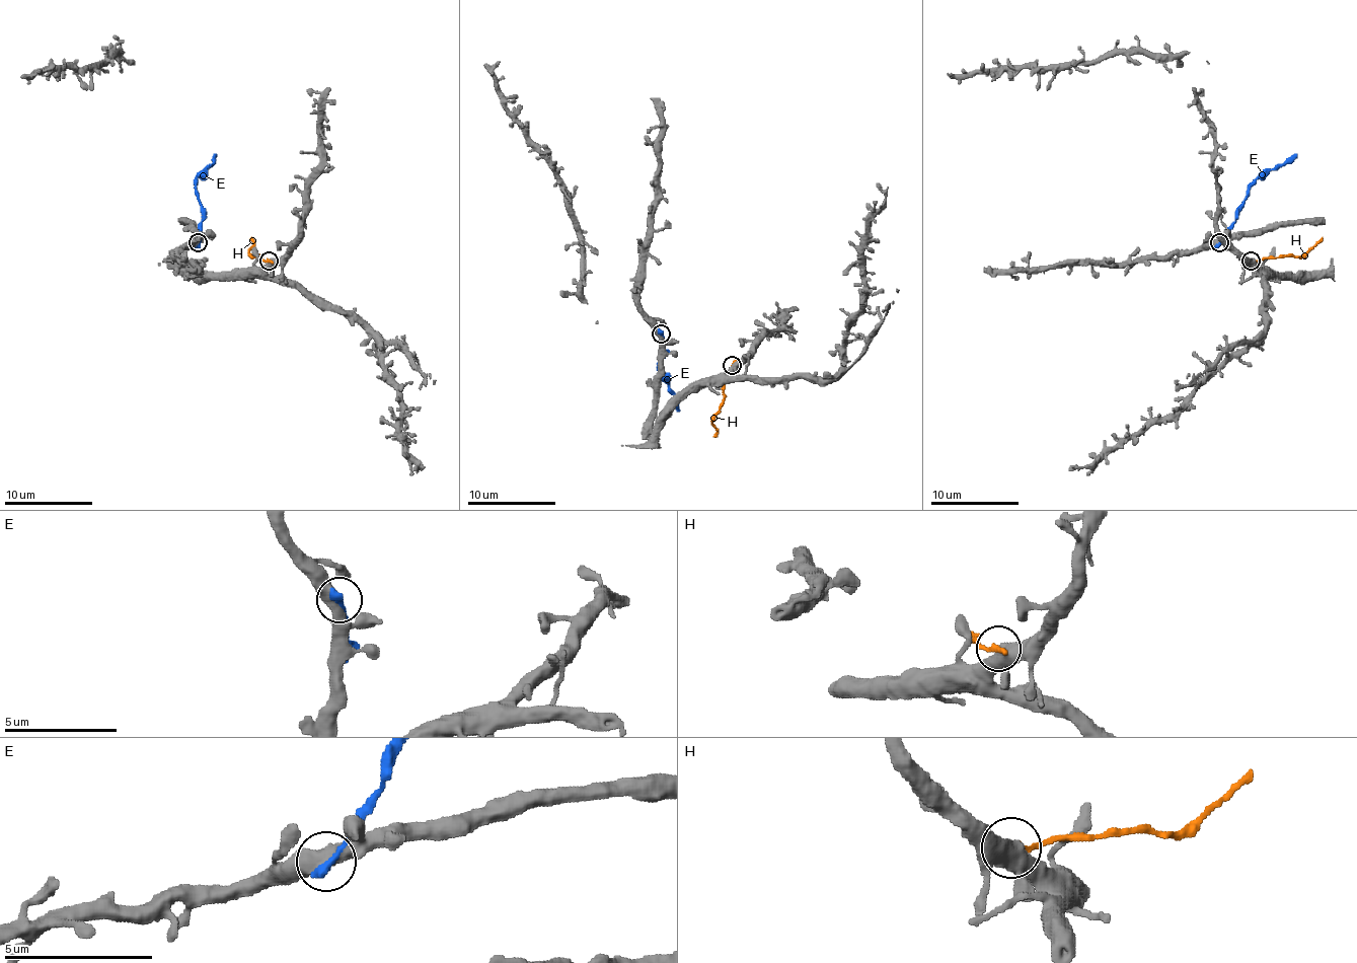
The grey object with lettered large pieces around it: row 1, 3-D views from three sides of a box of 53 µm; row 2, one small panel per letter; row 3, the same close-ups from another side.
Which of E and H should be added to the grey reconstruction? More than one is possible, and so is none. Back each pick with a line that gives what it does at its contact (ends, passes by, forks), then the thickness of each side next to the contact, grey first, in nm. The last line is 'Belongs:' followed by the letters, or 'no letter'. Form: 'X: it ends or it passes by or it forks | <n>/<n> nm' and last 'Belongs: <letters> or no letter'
Belongs: no letter

